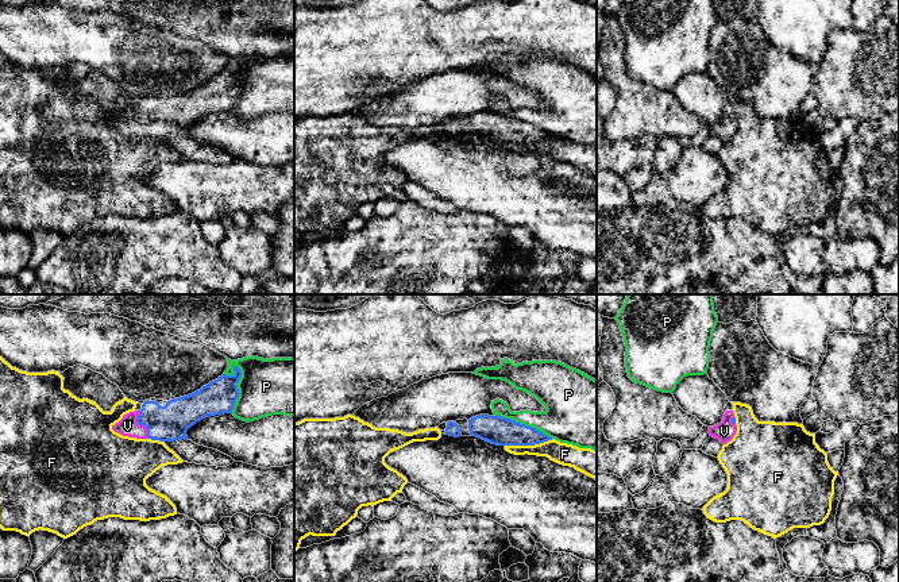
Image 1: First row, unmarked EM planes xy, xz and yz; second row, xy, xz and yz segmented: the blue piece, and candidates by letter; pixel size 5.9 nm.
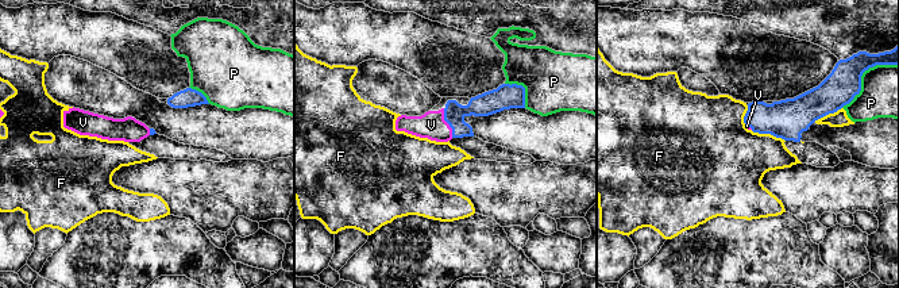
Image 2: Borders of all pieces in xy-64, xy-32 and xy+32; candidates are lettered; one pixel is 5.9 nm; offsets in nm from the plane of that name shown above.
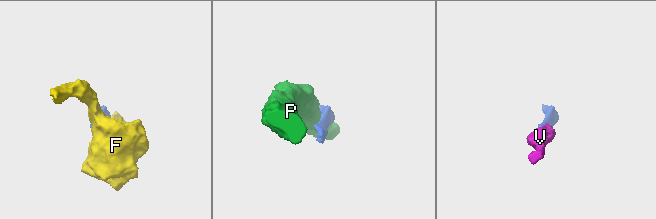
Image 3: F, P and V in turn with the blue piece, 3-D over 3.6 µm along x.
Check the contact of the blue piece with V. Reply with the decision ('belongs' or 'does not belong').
belongs

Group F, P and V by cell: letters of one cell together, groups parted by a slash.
F / P / V

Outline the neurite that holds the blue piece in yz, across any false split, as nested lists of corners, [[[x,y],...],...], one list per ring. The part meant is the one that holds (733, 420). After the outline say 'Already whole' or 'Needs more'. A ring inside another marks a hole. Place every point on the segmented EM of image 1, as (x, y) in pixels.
[[[726,411],[719,424],[709,427],[710,436],[718,439],[722,444],[730,442],[736,432],[737,425],[733,411]]]. Needs more

